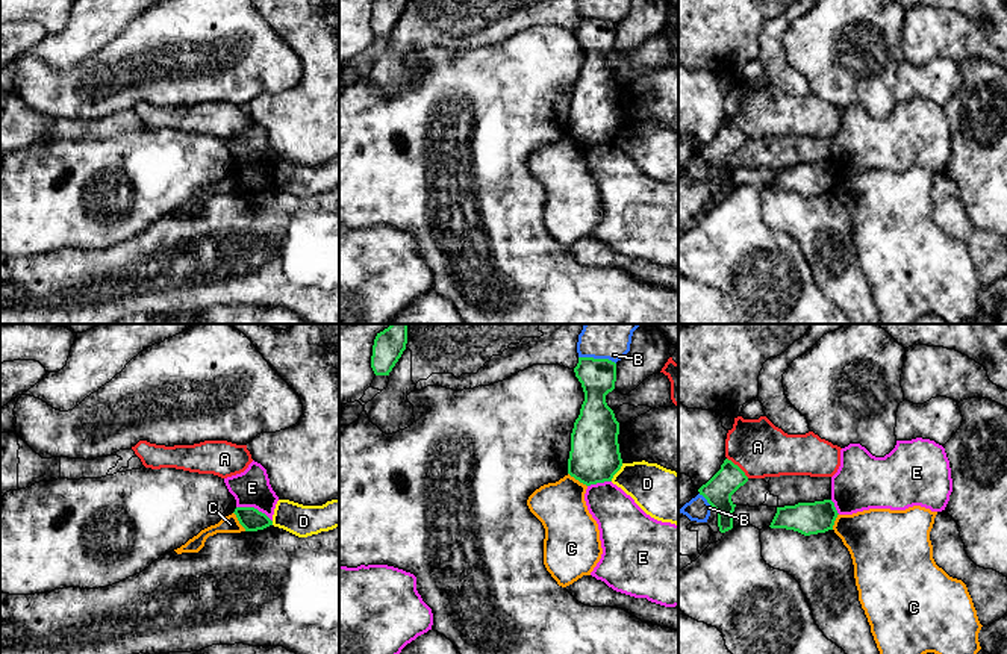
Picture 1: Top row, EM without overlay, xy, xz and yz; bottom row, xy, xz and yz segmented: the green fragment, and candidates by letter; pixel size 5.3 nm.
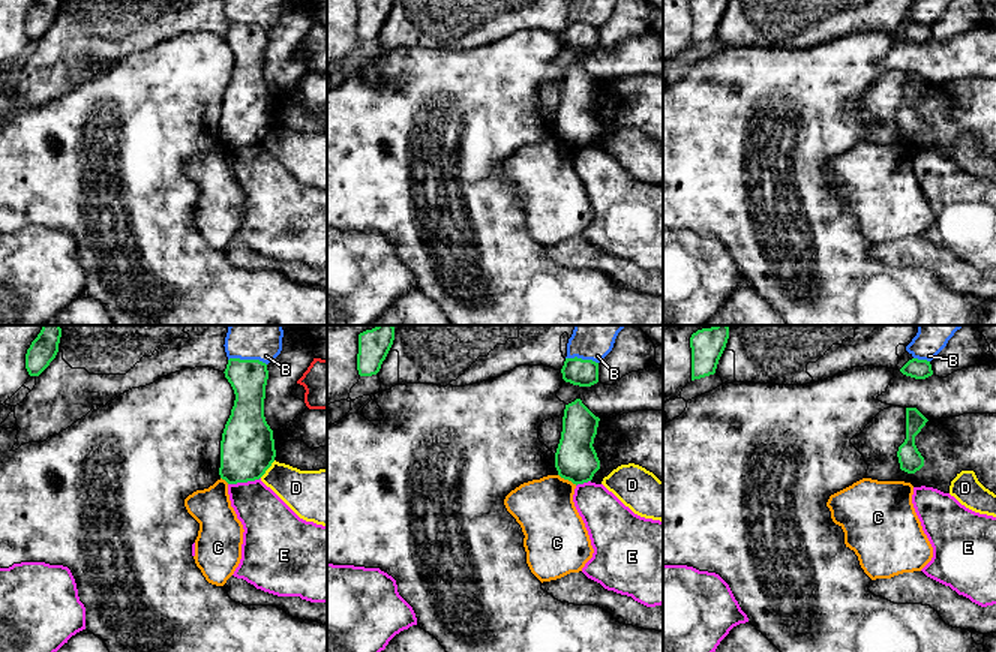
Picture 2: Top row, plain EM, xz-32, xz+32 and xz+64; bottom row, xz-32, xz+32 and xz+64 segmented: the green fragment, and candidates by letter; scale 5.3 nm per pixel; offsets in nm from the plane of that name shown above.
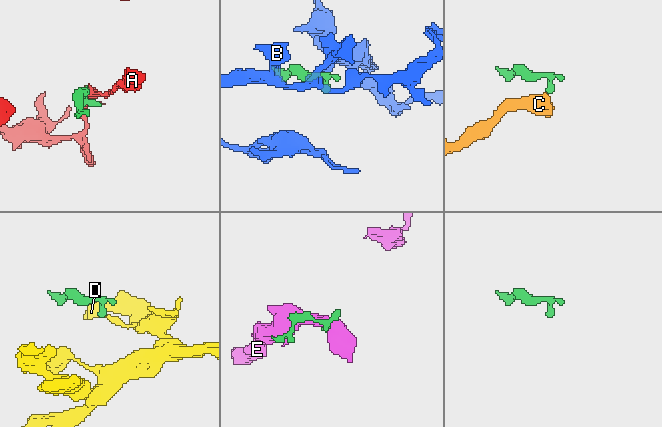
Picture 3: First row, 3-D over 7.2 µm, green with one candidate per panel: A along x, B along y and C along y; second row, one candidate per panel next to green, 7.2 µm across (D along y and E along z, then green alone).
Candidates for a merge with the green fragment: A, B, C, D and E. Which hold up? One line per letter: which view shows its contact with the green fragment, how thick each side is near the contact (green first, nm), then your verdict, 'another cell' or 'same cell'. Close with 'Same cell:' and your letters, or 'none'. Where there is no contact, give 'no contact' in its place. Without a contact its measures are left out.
A: meets green in yz; 150 nm thick on the green side, 300 nm on the other; another cell
B: meets green in xz; 190 nm thick on the green side, 260 nm on the other; another cell
C: meets green in xz; 260 nm thick on the green side, 260 nm on the other; another cell
D: meets green in xz; 260 nm thick on the green side, 260 nm on the other; another cell
E: meets green in xy; 120 nm thick on the green side, 200 nm on the other; another cell
Same cell: none

